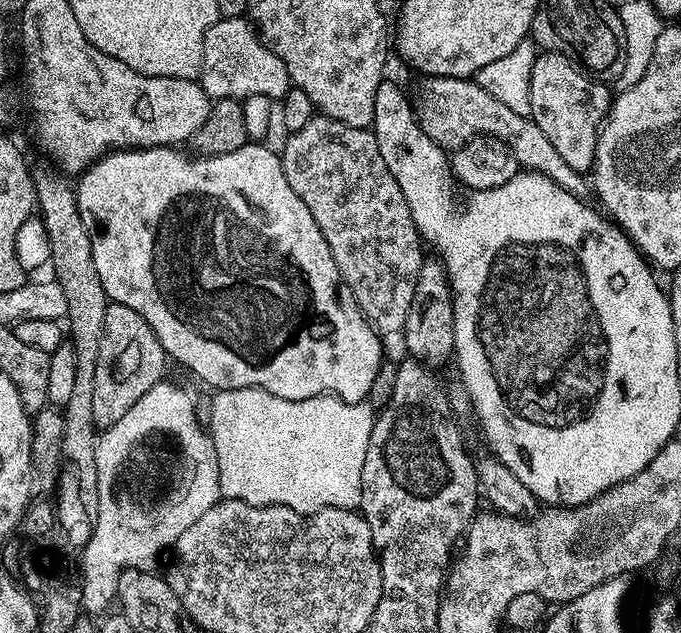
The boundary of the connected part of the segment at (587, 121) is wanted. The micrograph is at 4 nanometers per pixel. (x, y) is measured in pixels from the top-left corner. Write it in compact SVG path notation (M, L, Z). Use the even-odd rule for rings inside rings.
M541 51L530 70L530 110L542 134L550 138L554 150L566 158L566 166L587 173L596 153L596 134L610 107L610 92L595 88L593 81L572 61L556 52Z

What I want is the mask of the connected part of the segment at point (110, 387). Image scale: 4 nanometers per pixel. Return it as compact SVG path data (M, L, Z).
M109 303L94 370L94 422L97 429L114 426L114 422L118 422L118 418L122 418L150 386L161 383L167 364L170 364L169 357L146 318L130 306Z

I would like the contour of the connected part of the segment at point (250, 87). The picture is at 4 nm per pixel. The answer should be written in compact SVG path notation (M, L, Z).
M244 16L223 17L206 30L198 83L213 101L266 96L279 102L290 87L282 58L260 39L255 27Z

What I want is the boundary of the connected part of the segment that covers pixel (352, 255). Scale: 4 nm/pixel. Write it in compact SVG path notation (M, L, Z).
M316 114L313 115L310 122L306 122L306 126L302 126L302 130L291 133L287 138L289 140L284 144L284 152L281 151L279 153L282 170L286 174L286 182L290 182L290 190L294 190L294 194L298 194L298 198L306 204L306 210L310 210L318 230L322 230L322 238L326 238L326 246L330 246L330 254L340 271L343 287L349 288L345 289L350 293L352 299L355 300L357 306L360 307L360 313L368 319L368 323L376 329L377 333L399 333L410 314L410 302L414 302L414 286L418 282L418 274L420 273L421 266L424 265L426 253L420 249L422 247L420 232L414 226L414 218L410 214L410 206L406 202L398 182L394 182L394 174L390 174L390 170L386 170L386 162L382 162L382 154L378 150L375 134L367 128L346 126L342 122L332 120L329 116Z

